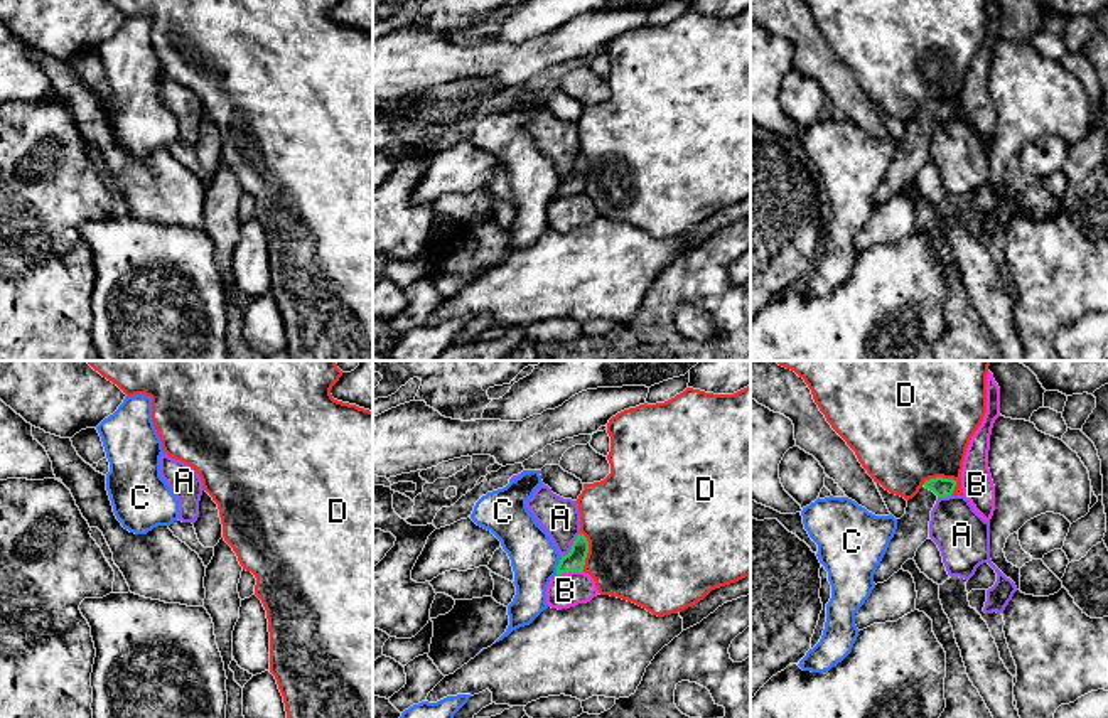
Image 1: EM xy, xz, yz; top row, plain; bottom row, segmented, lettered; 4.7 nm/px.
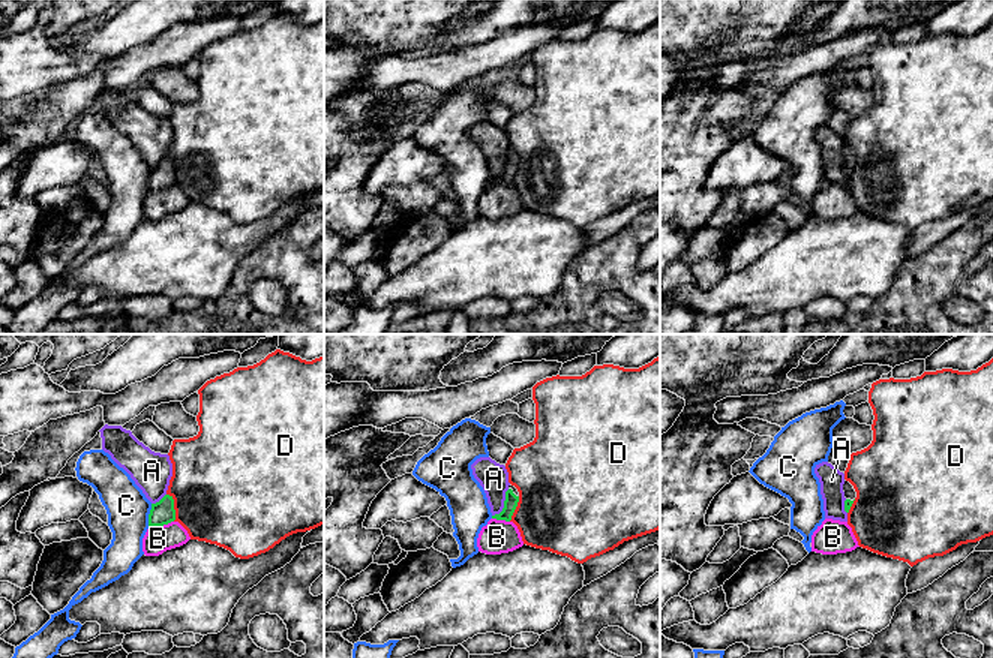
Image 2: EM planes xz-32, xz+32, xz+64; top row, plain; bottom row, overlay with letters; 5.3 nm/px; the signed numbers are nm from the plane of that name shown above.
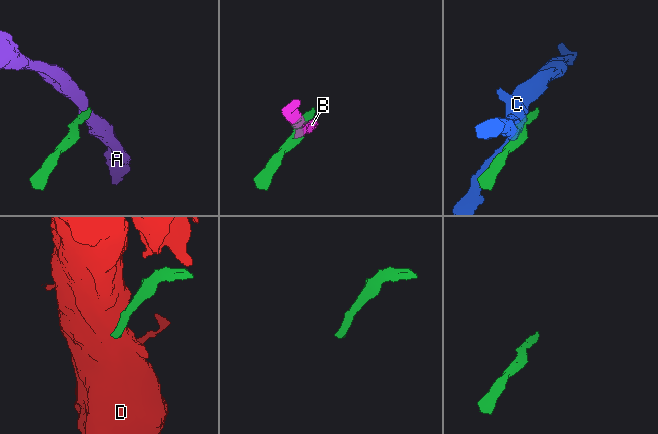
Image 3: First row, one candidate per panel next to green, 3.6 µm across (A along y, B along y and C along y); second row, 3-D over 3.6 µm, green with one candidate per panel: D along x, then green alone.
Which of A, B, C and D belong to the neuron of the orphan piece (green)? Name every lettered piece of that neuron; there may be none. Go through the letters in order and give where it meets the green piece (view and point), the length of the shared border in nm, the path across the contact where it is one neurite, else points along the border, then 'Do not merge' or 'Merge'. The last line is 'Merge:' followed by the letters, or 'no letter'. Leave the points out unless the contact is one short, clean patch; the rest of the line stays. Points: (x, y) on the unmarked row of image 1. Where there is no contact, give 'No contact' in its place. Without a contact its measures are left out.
A: Touches green at xz (572, 169). Shared border 150 nm. Boundary: xz (579, 155), (572, 171), (562, 179). Do not merge
B: Touches green at xz (569, 194). Shared border 130 nm. Do not merge
C: Touches green at xz (559, 187). Shared border 90 nm. Do not merge
D: Touches green at yz (938, 100). Shared border 180 nm. Do not merge
Merge: no letter

